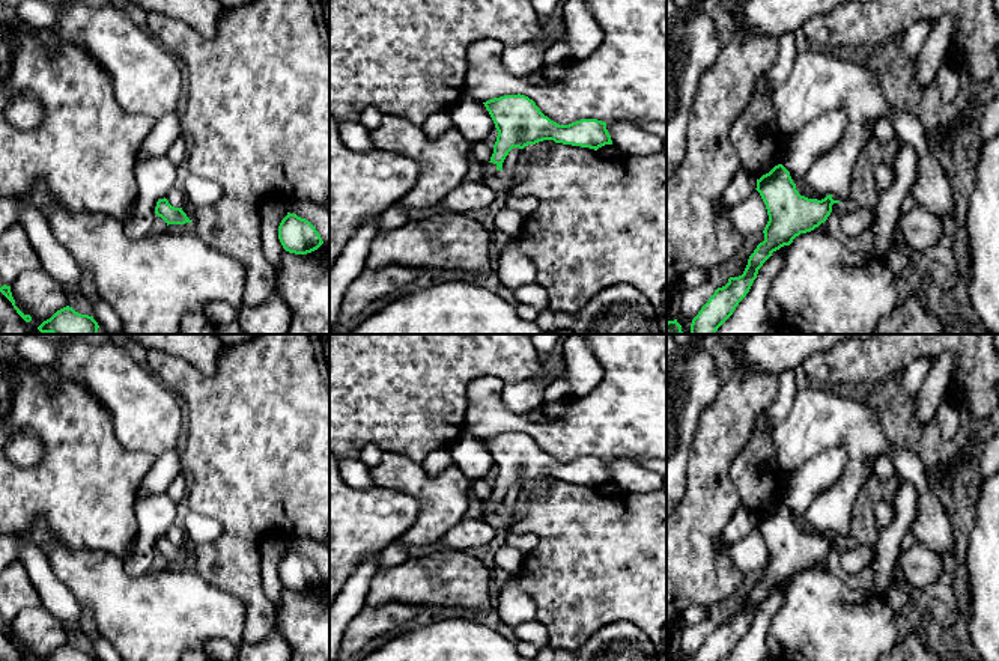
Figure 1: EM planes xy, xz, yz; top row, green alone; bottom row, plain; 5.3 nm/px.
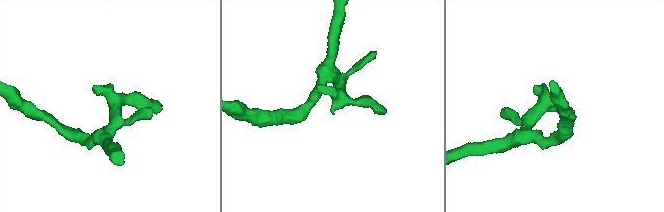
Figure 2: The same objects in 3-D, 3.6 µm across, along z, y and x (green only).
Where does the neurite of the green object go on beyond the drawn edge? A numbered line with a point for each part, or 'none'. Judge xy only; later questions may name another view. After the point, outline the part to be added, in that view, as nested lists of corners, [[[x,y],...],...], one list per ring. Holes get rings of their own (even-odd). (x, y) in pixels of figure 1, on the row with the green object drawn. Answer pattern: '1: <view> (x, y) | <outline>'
none

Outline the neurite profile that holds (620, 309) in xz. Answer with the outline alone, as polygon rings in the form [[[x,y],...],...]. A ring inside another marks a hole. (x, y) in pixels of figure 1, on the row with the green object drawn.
[[[626,283],[600,291],[575,316],[545,309],[536,324],[545,331],[570,328],[575,334],[662,334],[650,301]]]

